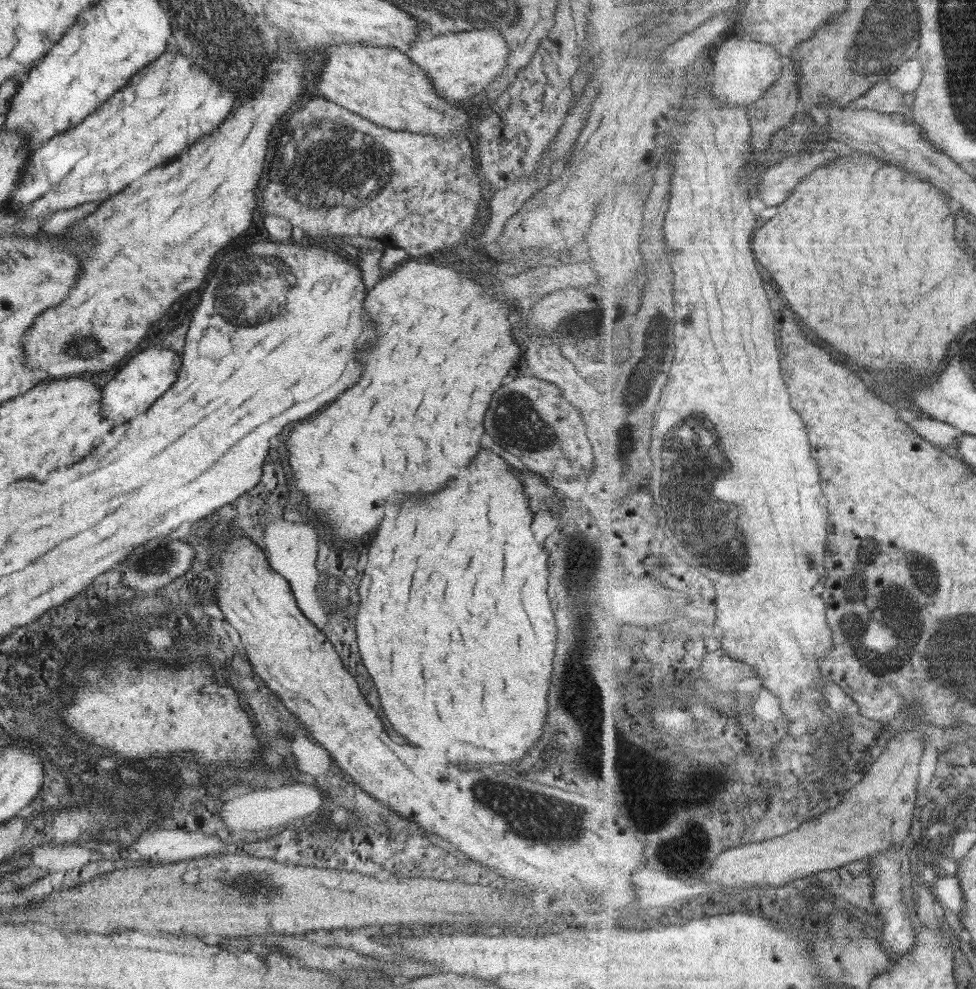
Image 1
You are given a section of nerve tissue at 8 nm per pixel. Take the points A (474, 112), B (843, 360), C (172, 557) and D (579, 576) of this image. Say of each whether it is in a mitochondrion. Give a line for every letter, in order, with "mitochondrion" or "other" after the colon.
A: other
B: other
C: mitochondrion
D: mitochondrion

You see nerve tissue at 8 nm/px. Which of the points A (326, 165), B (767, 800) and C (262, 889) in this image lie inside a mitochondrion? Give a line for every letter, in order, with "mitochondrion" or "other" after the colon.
A: mitochondrion
B: other
C: mitochondrion

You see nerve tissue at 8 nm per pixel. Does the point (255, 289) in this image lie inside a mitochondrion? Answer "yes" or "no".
yes

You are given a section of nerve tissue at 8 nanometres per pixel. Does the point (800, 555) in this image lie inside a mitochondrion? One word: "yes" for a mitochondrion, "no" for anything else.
yes

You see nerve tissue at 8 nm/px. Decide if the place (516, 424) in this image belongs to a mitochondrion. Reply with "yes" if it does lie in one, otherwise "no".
yes

